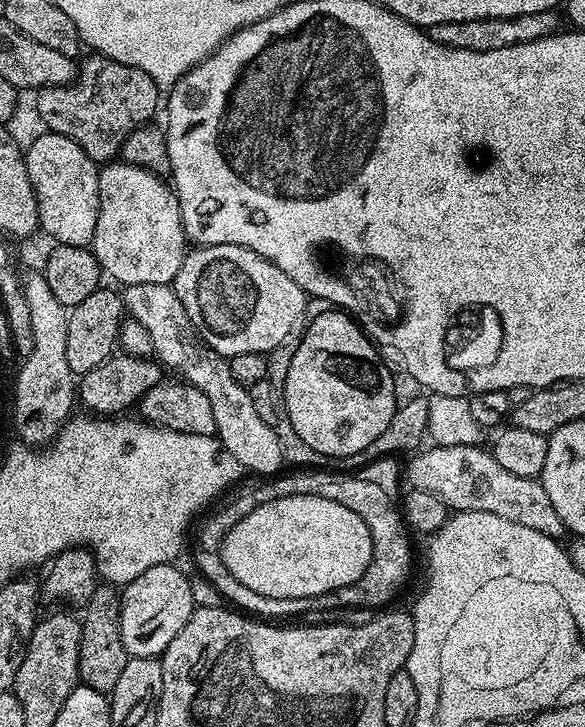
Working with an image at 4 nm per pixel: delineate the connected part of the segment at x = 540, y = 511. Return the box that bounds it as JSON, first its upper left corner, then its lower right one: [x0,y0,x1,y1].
[406,445,567,540]

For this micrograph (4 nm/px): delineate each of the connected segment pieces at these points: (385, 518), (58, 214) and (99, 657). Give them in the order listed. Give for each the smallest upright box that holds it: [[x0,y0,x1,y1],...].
[[200,466,412,614],[25,131,100,247],[79,585,130,694]]

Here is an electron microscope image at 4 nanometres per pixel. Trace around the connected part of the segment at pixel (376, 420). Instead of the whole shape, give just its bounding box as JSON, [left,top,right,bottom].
[282,310,398,462]

